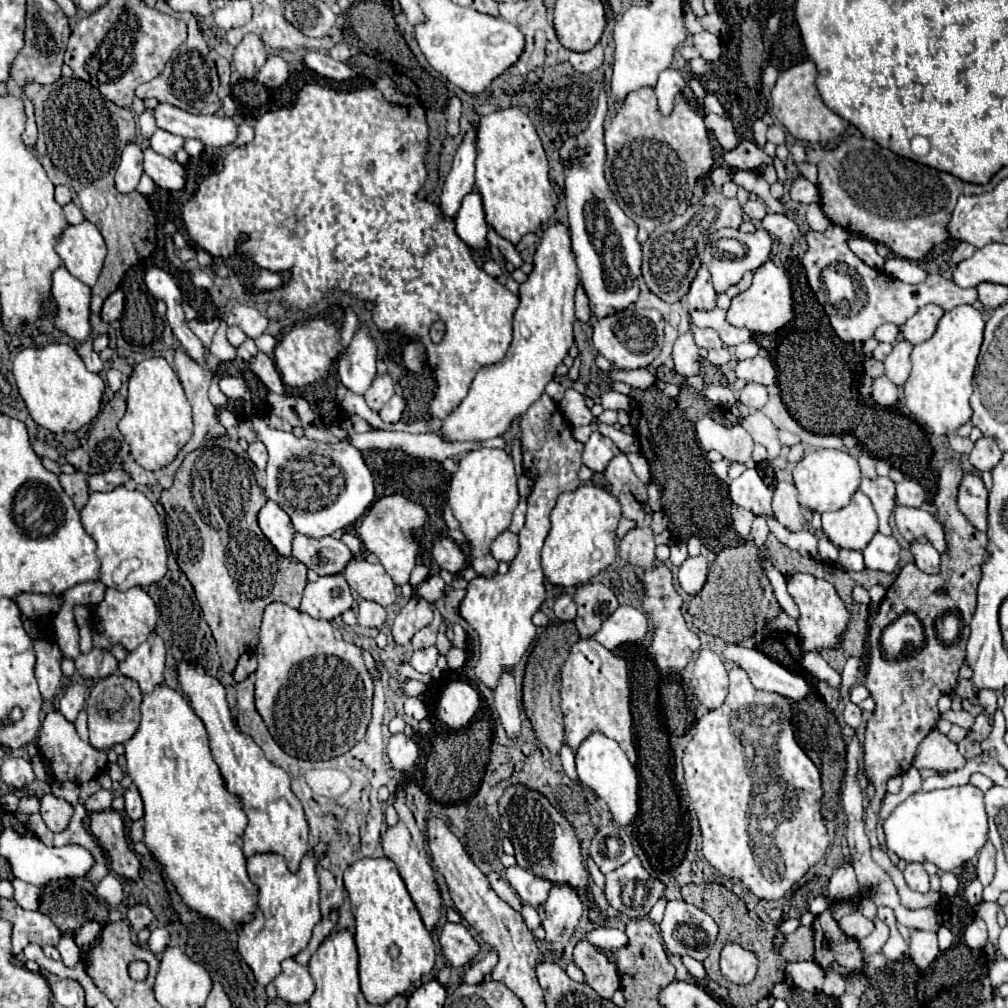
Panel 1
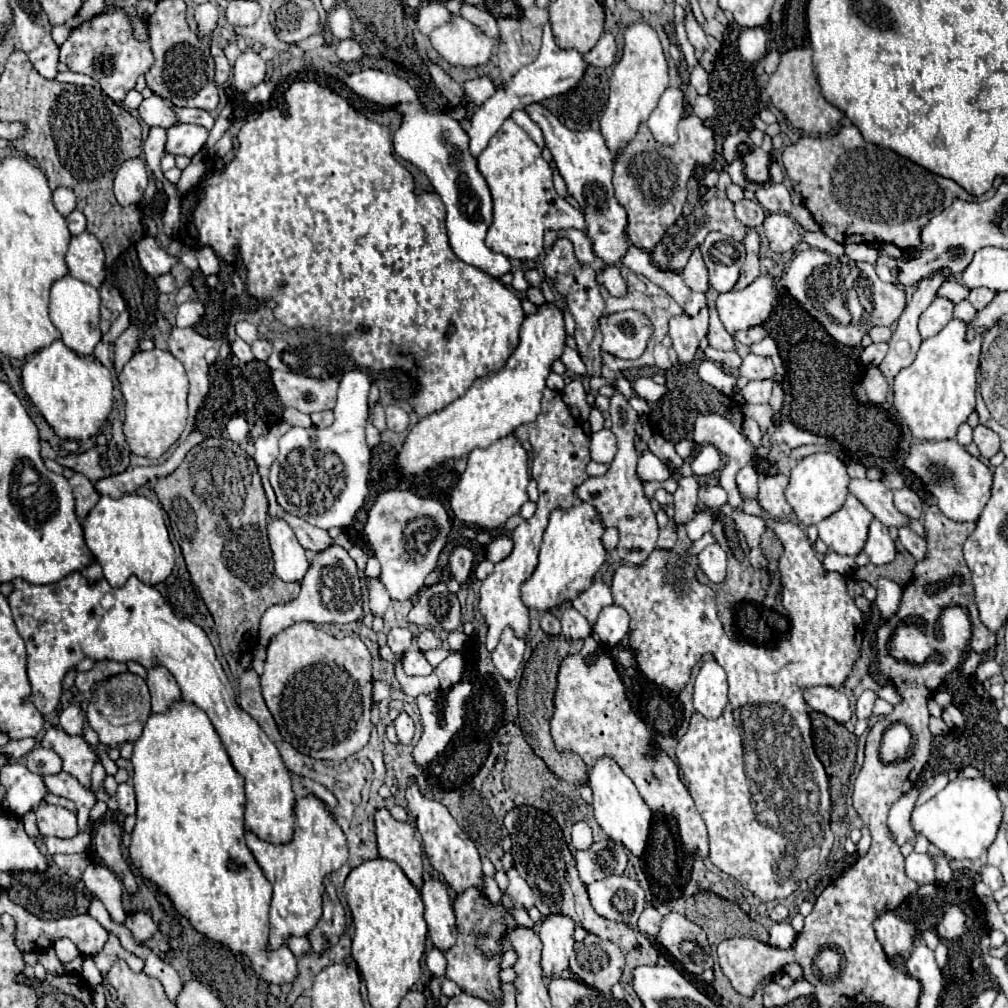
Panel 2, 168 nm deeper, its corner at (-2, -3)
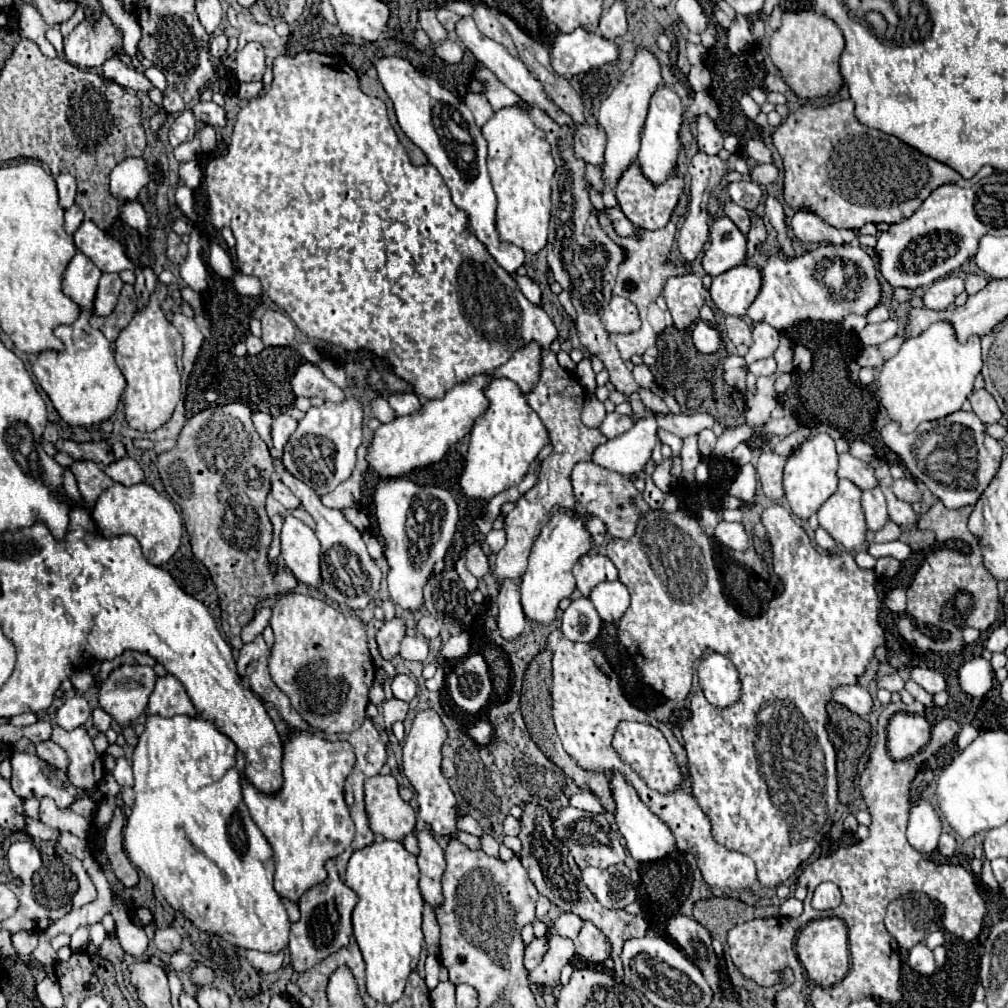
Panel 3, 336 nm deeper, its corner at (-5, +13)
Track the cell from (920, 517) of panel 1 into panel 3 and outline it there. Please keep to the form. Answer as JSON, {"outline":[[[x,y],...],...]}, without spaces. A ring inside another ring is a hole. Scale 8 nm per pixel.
{"outline":[[[840,454],[840,468],[838,468],[838,478],[848,478],[852,480],[860,490],[866,488],[876,488],[878,478],[874,476],[874,470],[864,464],[862,460],[850,456],[850,454]]]}

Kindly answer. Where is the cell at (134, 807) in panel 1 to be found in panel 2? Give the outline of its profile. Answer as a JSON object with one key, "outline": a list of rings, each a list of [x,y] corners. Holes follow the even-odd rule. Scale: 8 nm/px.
{"outline":[[[131,782],[119,784],[119,790],[117,790],[115,798],[117,798],[119,810],[123,814],[135,814],[135,792],[133,792],[133,784]]]}

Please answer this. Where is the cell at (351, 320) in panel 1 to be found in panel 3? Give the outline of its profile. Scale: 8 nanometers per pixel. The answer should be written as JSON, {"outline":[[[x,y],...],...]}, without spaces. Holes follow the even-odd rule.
{"outline":[[[308,362],[298,364],[294,376],[290,378],[290,386],[296,396],[304,396],[304,398],[318,396],[322,400],[332,400],[332,402],[344,400],[344,390],[338,388],[334,382],[330,382],[316,366]]]}

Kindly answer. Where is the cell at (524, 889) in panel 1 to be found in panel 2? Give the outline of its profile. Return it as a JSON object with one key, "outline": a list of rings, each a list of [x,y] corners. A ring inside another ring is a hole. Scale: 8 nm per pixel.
{"outline":[[[515,868],[509,870],[509,886],[503,892],[503,898],[499,904],[491,902],[477,888],[467,888],[461,894],[457,894],[457,898],[453,902],[453,912],[457,918],[457,924],[455,924],[457,942],[445,952],[445,958],[447,958],[445,978],[455,982],[461,988],[461,992],[499,1006],[501,1004],[501,984],[503,984],[499,978],[499,972],[501,972],[499,964],[503,958],[501,940],[509,930],[517,928],[517,920],[511,916],[511,910],[529,910],[533,904],[535,904],[535,896]]]}

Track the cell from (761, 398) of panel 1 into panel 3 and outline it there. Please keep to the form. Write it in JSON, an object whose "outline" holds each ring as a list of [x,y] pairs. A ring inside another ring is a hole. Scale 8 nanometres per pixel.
{"outline":[[[774,358],[756,360],[756,362],[752,362],[752,364],[748,366],[748,370],[750,370],[756,378],[760,378],[760,376],[768,376],[768,374],[772,374],[772,372],[776,370],[776,362],[774,362]]]}

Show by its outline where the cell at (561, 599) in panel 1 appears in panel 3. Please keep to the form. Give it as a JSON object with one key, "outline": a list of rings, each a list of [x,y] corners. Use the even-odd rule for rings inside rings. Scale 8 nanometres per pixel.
{"outline":[[[576,598],[562,614],[562,632],[568,640],[590,642],[600,632],[600,616],[588,598]]]}

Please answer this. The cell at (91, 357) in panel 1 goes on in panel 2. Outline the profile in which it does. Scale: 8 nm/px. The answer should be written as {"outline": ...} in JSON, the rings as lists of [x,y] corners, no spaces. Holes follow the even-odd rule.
{"outline":[[[71,274],[59,278],[51,286],[51,300],[49,300],[49,316],[55,328],[61,332],[61,340],[73,348],[75,352],[89,356],[93,354],[95,344],[101,340],[99,330],[99,290],[91,284],[85,284]]]}

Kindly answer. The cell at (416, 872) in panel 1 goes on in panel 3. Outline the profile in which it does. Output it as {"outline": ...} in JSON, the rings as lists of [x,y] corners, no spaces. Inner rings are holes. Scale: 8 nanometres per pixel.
{"outline":[[[374,776],[364,784],[370,828],[390,840],[404,842],[416,828],[416,812],[398,794],[394,776]]]}

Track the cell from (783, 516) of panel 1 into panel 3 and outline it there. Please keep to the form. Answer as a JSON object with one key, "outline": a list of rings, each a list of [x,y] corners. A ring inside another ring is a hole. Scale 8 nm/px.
{"outline":[[[774,452],[760,454],[758,464],[756,464],[756,474],[760,478],[762,492],[770,500],[774,500],[774,502],[784,498],[784,488],[782,488],[782,470],[784,470],[784,464],[786,464],[786,458],[778,456]]]}

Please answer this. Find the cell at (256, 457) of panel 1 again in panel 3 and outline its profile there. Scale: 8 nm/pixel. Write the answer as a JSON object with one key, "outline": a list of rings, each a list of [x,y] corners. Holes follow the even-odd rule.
{"outline":[[[276,416],[274,422],[272,422],[272,444],[274,444],[274,450],[282,450],[284,444],[288,442],[290,434],[294,432],[296,428],[296,420],[290,418],[290,416]]]}

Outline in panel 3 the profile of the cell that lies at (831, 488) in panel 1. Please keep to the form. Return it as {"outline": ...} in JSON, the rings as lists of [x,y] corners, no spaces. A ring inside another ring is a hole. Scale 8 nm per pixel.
{"outline":[[[816,434],[808,438],[786,462],[784,468],[784,490],[790,508],[800,518],[810,518],[818,508],[838,490],[838,452],[830,434]]]}

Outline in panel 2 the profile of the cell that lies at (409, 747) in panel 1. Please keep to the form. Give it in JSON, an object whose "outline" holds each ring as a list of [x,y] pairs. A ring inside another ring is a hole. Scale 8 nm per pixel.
{"outline":[[[401,712],[397,716],[397,720],[393,722],[395,730],[397,730],[397,736],[399,736],[399,742],[401,744],[409,744],[411,738],[413,738],[413,720],[409,718],[407,712]]]}

